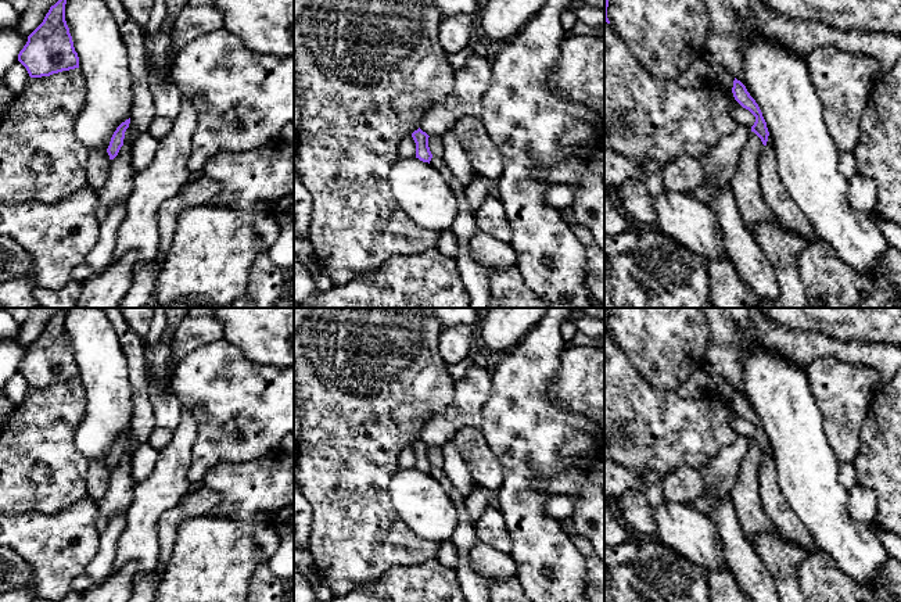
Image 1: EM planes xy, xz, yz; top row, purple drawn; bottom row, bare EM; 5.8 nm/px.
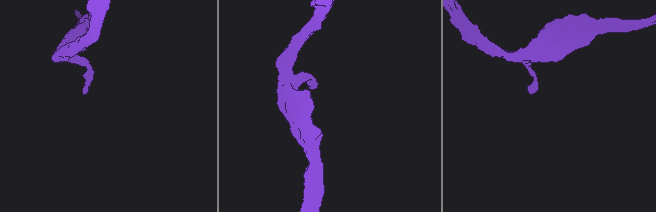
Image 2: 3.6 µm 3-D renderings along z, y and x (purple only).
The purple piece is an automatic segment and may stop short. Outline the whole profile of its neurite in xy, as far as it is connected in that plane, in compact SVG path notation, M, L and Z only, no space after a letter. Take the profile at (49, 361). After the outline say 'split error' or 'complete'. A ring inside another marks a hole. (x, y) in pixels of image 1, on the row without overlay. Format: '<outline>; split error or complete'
M67 308L50 318L43 333L28 347L18 372L30 388L50 387L79 379L72 347L65 332Z; complete

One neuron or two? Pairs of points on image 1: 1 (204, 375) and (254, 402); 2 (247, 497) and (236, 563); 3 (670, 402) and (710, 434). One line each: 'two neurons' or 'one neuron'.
1: one neuron
2: two neurons
3: one neuron

